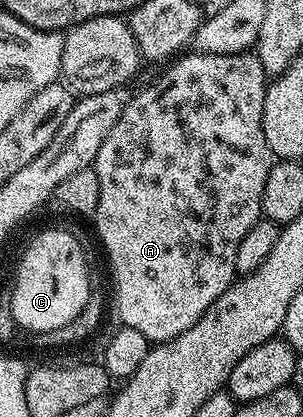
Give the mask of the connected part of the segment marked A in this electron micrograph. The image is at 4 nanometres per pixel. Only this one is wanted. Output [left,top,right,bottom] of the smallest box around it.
[91,51,275,343]

